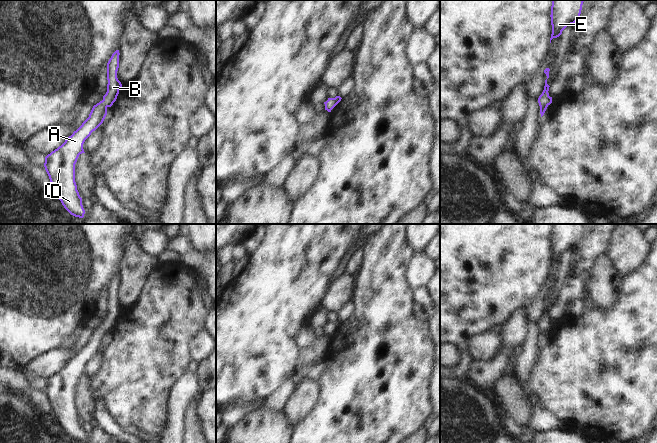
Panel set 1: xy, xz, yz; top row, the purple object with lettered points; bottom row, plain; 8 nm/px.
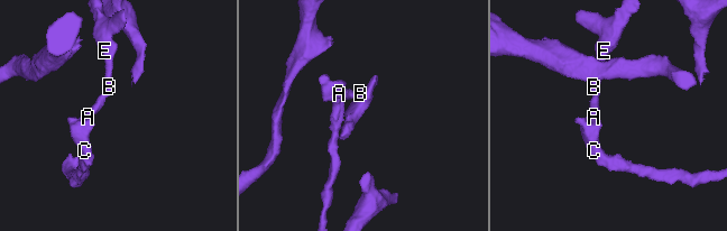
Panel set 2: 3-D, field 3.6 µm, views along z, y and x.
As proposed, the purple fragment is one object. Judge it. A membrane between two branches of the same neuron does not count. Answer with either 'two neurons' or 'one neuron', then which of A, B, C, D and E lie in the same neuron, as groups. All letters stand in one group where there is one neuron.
one neuron; A B C D E

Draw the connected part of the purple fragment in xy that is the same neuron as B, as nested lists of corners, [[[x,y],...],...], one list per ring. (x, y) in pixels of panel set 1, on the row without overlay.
[[[116,274],[107,287],[107,316],[103,324],[93,330],[89,341],[57,373],[45,381],[44,391],[49,400],[52,413],[64,432],[73,440],[83,442],[85,434],[75,406],[75,388],[80,378],[85,377],[85,364],[104,345],[107,332],[116,325],[122,311],[117,302],[119,274]]]

